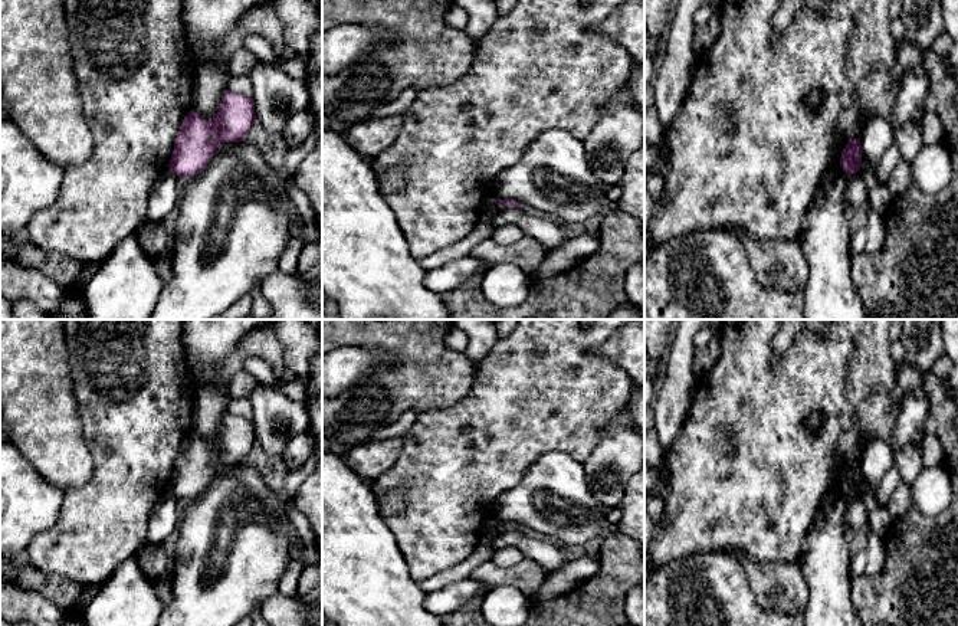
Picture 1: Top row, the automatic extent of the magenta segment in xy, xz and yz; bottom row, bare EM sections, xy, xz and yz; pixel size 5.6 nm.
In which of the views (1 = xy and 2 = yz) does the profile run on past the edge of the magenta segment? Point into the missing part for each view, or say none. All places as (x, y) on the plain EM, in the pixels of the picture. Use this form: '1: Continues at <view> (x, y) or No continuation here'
1: No continuation here
2: No continuation here

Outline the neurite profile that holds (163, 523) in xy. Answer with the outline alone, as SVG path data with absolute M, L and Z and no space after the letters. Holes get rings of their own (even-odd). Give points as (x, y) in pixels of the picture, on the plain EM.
M168 494L154 508L145 535L145 544L161 547L175 534L180 521L180 499Z

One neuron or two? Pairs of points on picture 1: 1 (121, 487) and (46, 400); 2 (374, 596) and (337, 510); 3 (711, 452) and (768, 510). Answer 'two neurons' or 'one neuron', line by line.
1: two neurons
2: one neuron
3: one neuron

